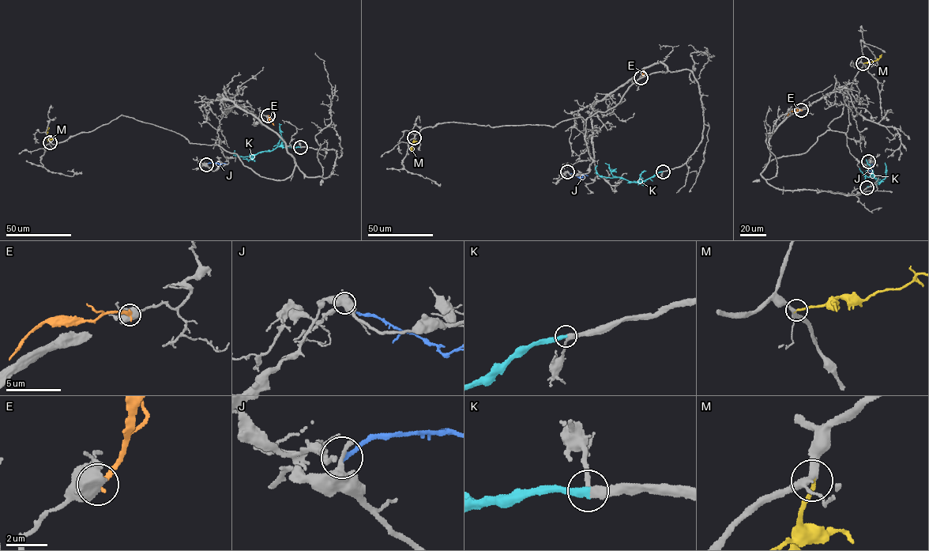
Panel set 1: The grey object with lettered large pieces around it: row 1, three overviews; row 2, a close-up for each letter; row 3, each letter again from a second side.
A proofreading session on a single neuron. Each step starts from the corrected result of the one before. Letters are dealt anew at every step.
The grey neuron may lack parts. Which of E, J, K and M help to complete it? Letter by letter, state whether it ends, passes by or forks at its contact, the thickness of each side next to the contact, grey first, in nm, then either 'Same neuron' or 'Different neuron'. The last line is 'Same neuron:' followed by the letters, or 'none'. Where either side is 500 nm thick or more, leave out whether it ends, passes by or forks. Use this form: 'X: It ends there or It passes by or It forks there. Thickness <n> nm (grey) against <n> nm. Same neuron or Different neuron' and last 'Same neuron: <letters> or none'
E: It ends there. Thickness 440 nm (grey) against 280 nm. Different neuron
J: It ends there. Thickness 240 nm (grey) against 240 nm. Different neuron
K: It ends there. Thickness 360 nm (grey) against 360 nm. Same neuron
M: It ends there. Thickness 240 nm (grey) against 190 nm. Same neuron
Same neuron: K, M

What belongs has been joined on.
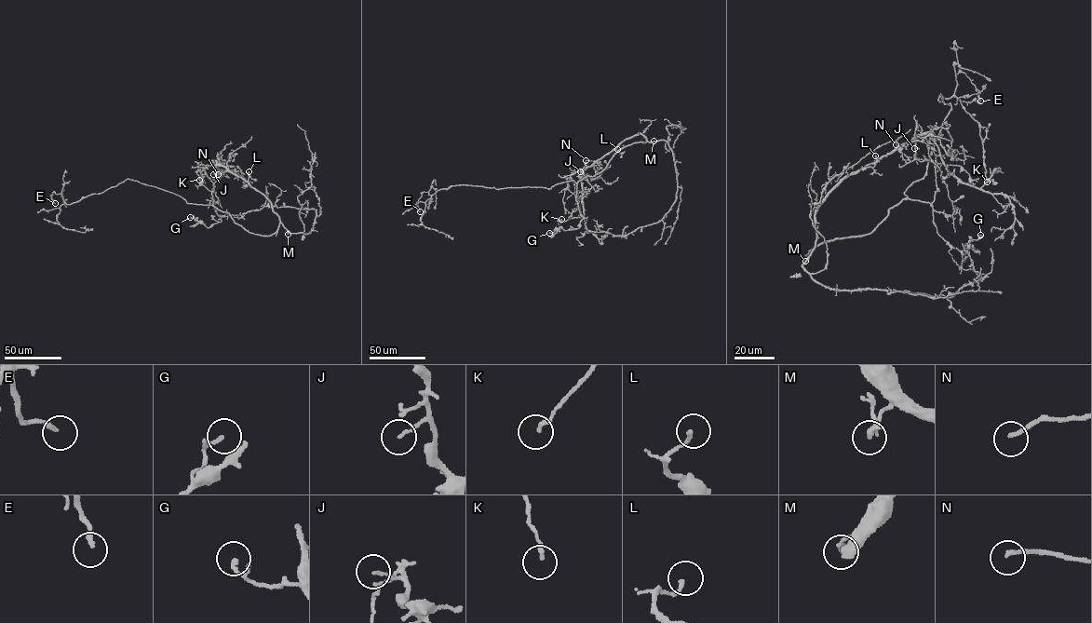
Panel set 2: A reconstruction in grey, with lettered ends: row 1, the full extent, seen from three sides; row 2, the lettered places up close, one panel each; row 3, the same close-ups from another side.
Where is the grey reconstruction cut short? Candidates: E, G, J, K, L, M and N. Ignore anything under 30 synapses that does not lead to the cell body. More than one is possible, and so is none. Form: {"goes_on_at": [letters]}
{"goes_on_at": []}

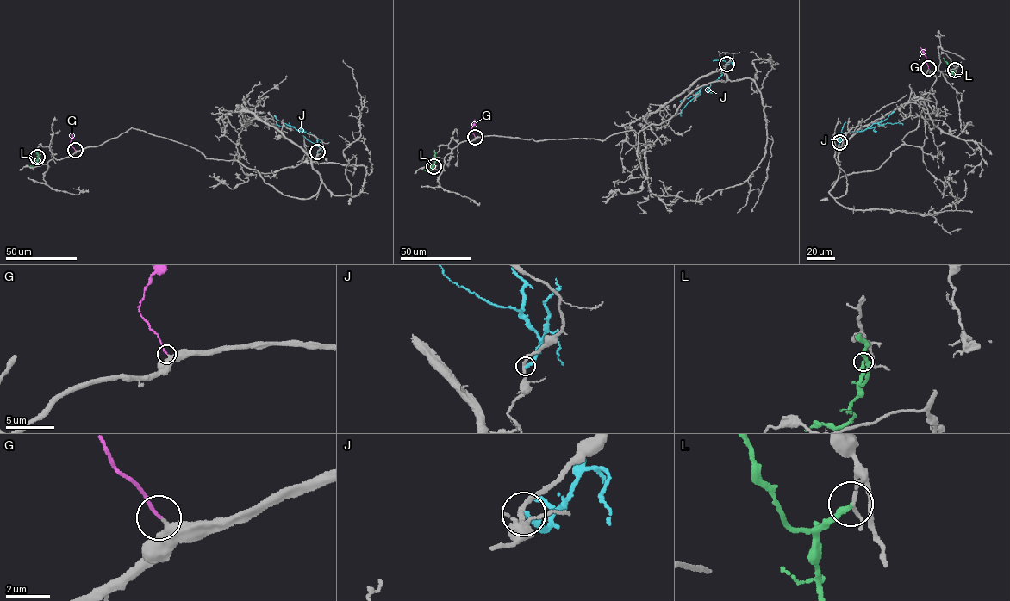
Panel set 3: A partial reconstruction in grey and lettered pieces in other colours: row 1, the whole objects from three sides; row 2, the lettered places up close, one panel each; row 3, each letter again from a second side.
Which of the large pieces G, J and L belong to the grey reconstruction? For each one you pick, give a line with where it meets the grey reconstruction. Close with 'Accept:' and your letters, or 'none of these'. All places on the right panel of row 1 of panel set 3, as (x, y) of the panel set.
G: contact (928, 68)
Accept: G

